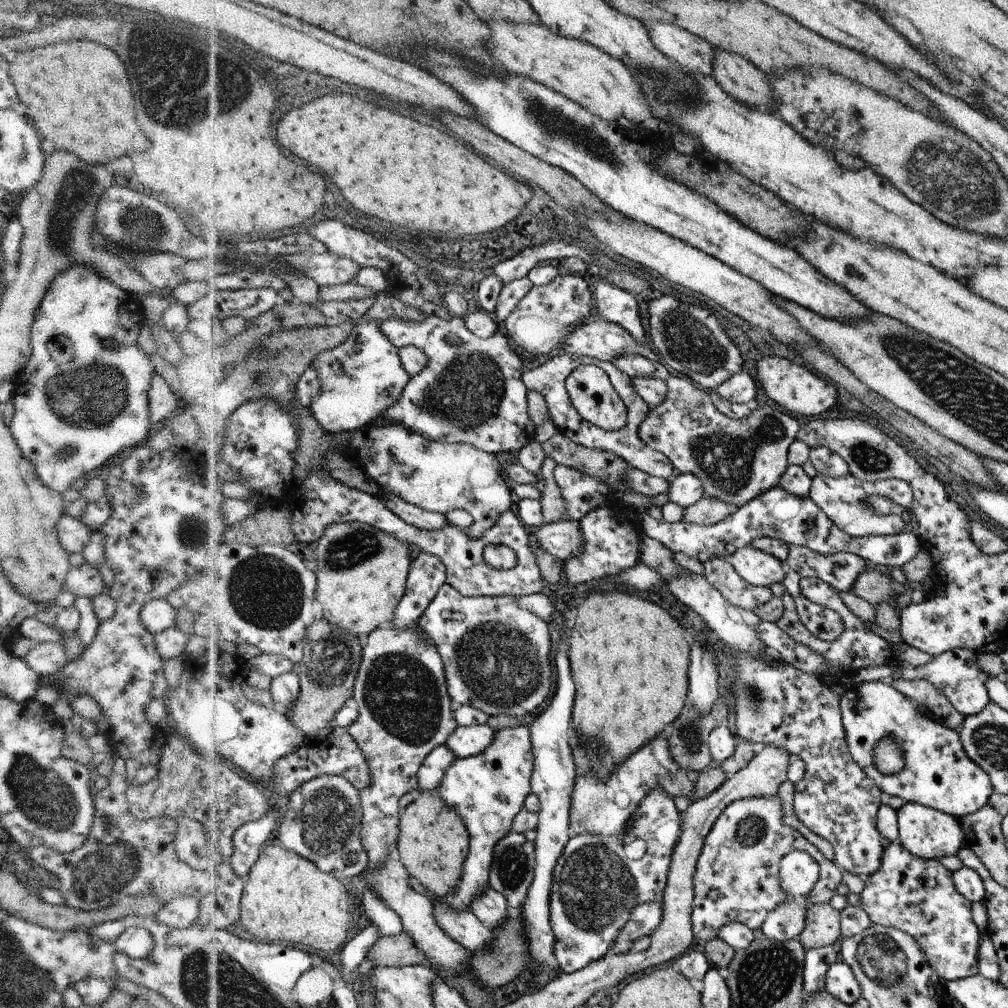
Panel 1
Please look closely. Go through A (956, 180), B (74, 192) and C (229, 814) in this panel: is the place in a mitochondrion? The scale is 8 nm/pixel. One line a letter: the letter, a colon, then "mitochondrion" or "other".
A: mitochondrion
B: mitochondrion
C: other

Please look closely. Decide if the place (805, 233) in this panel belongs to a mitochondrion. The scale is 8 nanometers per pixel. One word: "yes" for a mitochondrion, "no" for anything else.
no

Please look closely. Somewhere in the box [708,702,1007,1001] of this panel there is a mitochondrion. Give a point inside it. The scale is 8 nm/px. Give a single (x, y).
(886, 962)

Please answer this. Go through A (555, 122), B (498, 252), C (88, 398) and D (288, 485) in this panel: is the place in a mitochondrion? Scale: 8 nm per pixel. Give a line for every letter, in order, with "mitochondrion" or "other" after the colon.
A: mitochondrion
B: other
C: mitochondrion
D: other

